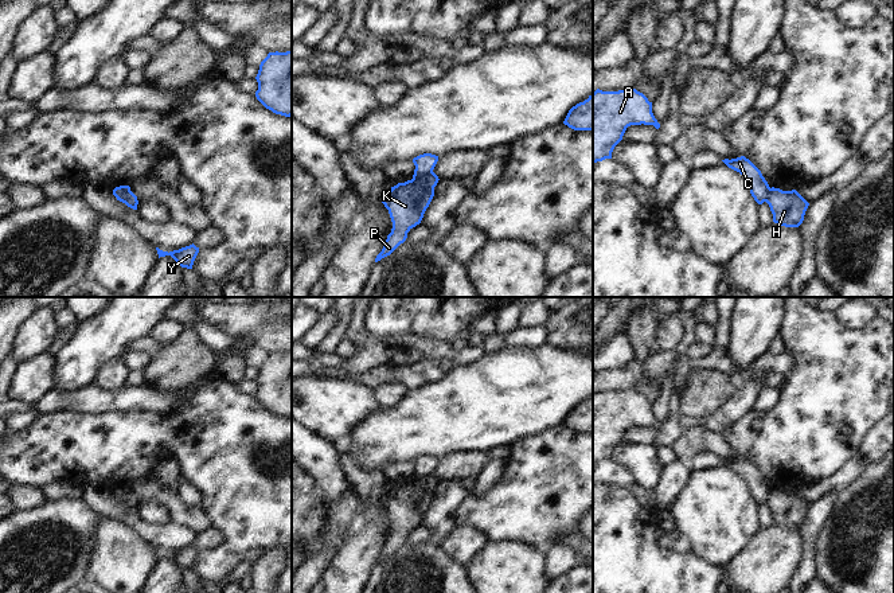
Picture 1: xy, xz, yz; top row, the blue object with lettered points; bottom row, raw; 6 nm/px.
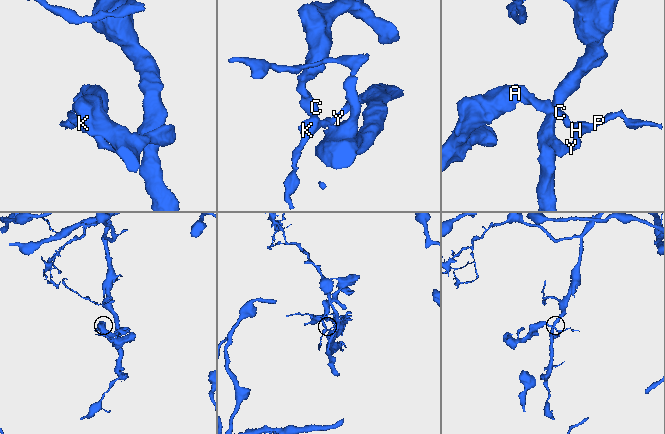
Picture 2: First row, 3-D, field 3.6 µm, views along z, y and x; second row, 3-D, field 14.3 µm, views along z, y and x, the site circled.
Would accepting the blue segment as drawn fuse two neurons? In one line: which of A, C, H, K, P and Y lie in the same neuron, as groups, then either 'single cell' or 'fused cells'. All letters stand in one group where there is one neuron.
groups A C / H K P Y; fused cells

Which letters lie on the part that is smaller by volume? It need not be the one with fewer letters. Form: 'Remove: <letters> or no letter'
Remove: A, C

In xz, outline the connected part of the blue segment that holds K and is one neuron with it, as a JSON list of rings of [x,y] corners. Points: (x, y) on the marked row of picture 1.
[[[432,171],[425,176],[413,175],[411,180],[398,183],[382,198],[389,210],[393,229],[375,262],[390,255],[407,238],[407,233],[421,223],[433,196],[438,176]]]

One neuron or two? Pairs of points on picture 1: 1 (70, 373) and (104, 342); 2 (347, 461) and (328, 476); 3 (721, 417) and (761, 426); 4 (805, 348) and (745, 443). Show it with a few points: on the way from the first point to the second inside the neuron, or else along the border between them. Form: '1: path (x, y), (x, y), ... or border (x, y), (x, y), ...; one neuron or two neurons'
1: path (78, 365), (96, 347); one neuron
2: border (336, 447), (336, 463), (343, 478), (351, 486); two neurons
3: border (752, 410), (729, 425), (722, 435); two neurons
4: path (804, 377), (804, 404), (773, 435); one neuron

